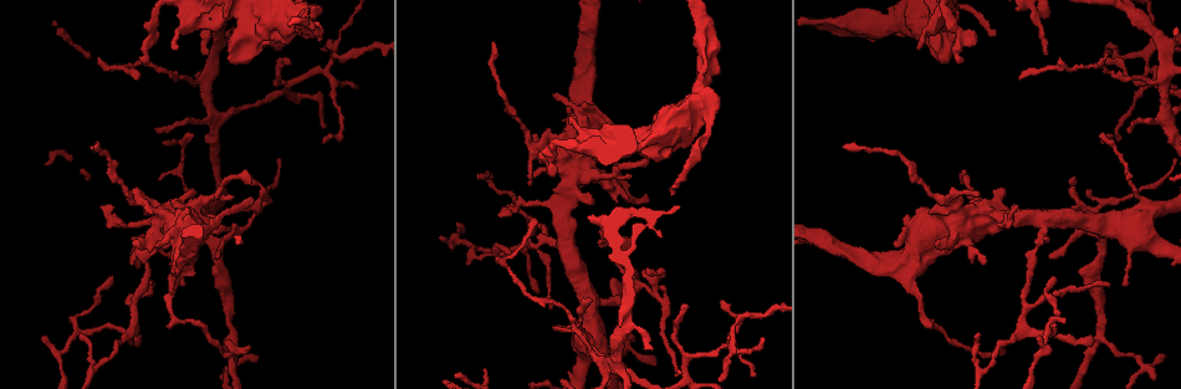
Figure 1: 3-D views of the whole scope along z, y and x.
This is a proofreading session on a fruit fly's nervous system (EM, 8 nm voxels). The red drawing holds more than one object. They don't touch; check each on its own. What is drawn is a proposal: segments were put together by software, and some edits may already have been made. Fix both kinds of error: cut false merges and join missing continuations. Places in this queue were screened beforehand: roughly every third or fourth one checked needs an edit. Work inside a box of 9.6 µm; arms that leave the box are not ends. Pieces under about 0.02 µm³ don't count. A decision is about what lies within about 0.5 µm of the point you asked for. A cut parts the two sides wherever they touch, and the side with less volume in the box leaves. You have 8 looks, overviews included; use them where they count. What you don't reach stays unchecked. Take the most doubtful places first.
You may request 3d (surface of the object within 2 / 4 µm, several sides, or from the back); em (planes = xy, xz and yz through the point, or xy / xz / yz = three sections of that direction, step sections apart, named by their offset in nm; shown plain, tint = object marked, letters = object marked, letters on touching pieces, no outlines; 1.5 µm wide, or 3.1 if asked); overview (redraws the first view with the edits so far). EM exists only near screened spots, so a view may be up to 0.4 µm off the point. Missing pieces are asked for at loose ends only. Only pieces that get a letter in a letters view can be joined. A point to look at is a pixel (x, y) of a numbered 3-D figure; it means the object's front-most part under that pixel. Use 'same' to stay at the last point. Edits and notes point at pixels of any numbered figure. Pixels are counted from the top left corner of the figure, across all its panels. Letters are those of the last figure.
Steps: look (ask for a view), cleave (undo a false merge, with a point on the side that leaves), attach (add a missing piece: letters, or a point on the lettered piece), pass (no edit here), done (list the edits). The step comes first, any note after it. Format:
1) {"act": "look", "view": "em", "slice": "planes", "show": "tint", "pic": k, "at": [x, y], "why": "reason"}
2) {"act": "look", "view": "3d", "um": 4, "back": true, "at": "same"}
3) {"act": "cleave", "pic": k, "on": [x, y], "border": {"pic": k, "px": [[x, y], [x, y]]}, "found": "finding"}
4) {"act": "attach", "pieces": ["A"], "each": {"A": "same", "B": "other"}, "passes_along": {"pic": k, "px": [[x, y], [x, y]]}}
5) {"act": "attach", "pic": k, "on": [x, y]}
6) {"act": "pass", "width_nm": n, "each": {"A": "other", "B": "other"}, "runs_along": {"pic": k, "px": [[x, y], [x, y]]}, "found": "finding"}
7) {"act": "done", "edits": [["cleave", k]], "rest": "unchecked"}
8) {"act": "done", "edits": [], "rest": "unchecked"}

{"act": "look", "view": "3d", "um": 4, "back": true, "pic": 1, "at": [326, 71]}

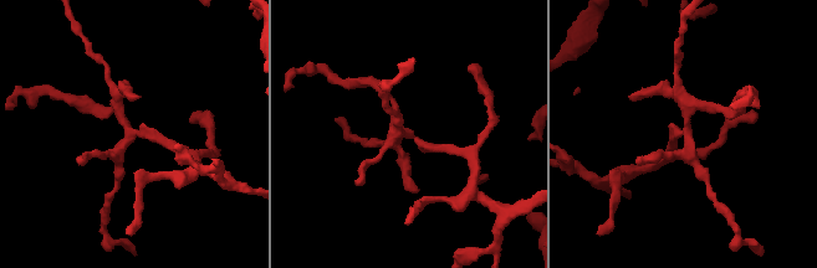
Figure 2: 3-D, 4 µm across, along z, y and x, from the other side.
{"act": "look", "view": "em", "slice": "planes", "show": "tint", "pic": 2, "at": [410, 138]}

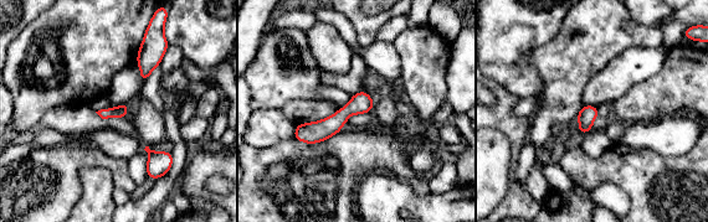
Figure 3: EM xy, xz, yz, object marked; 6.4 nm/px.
{"act": "look", "view": "em", "slice": "planes", "show": "letters", "at": "same", "why": "see the neighbours"}

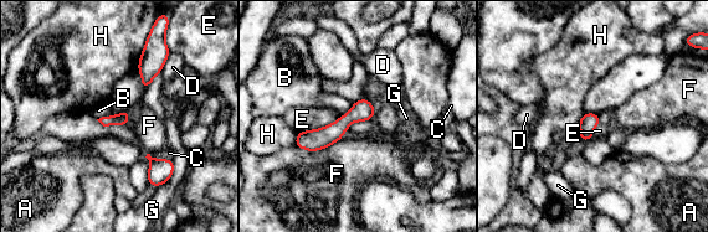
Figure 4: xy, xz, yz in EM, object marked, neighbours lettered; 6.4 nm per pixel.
{"act": "pass", "width_nm": 80, "longest_contact_nm": ["F", 300], "each": {"A": "other", "B": "other", "C": "other", "D": "other", "E": "other", "F": "other", "G": "other", "H": "other"}, "found": "one neuron here"}

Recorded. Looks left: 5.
{"act": "look", "view": "3d", "um": 2, "pic": 1, "at": [670, 194], "why": "an open end"}

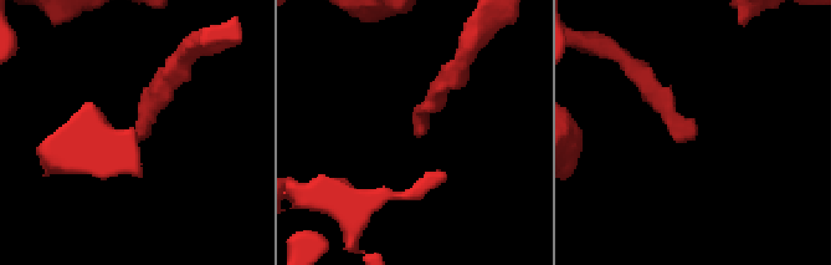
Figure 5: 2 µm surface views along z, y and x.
{"act": "look", "view": "em", "slice": "xz", "step": 4, "show": "tint", "pic": 5, "at": [417, 134]}

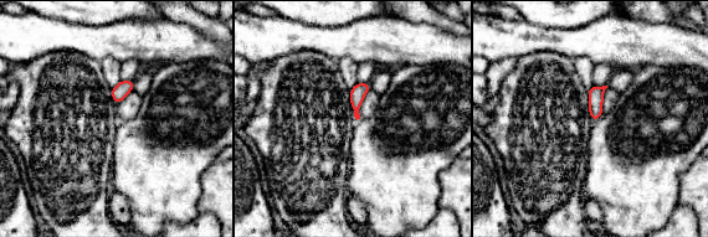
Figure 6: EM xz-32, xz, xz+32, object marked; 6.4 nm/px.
{"act": "look", "view": "em", "slice": "planes", "show": "letters", "at": "same"}

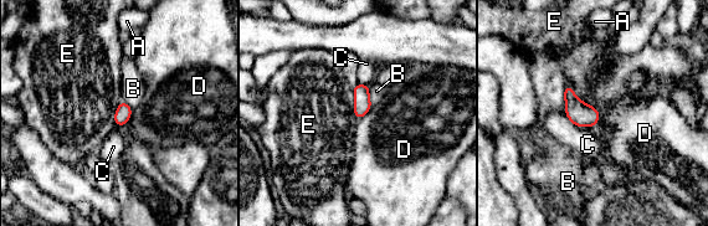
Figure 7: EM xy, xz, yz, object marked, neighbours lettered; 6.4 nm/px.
{"act": "pass", "width_nm": 100, "each": {"A": "other", "B": "other", "C": "other", "D": "other", "E": "other"}, "border": {"pic": 7, "px": [[373, 106], [358, 121]]}, "found": "none of them fits"}

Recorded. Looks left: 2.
{"act": "look", "view": "em", "slice": "planes", "show": "letters", "pic": 1, "at": [985, 373], "why": "sharp bend"}

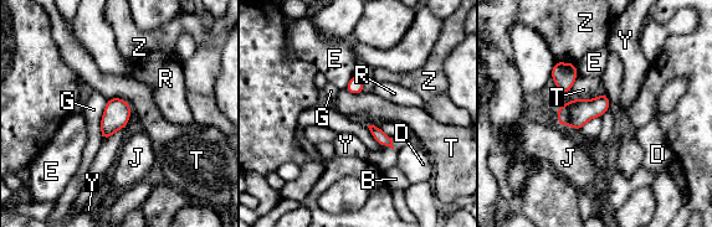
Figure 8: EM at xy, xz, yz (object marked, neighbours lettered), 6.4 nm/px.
{"act": "pass", "each": {"B": "other", "D": "other", "E": "other", "G": "other", "J": "other", "R": "other", "T": "other", "Y": "other", "Z": "other"}, "border": {"pic": 8, "px": [[108, 99], [101, 120], [101, 139]]}, "found": "all the same neuron"}

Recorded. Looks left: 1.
{"act": "done", "edits": [], "rest": "unchecked"}

